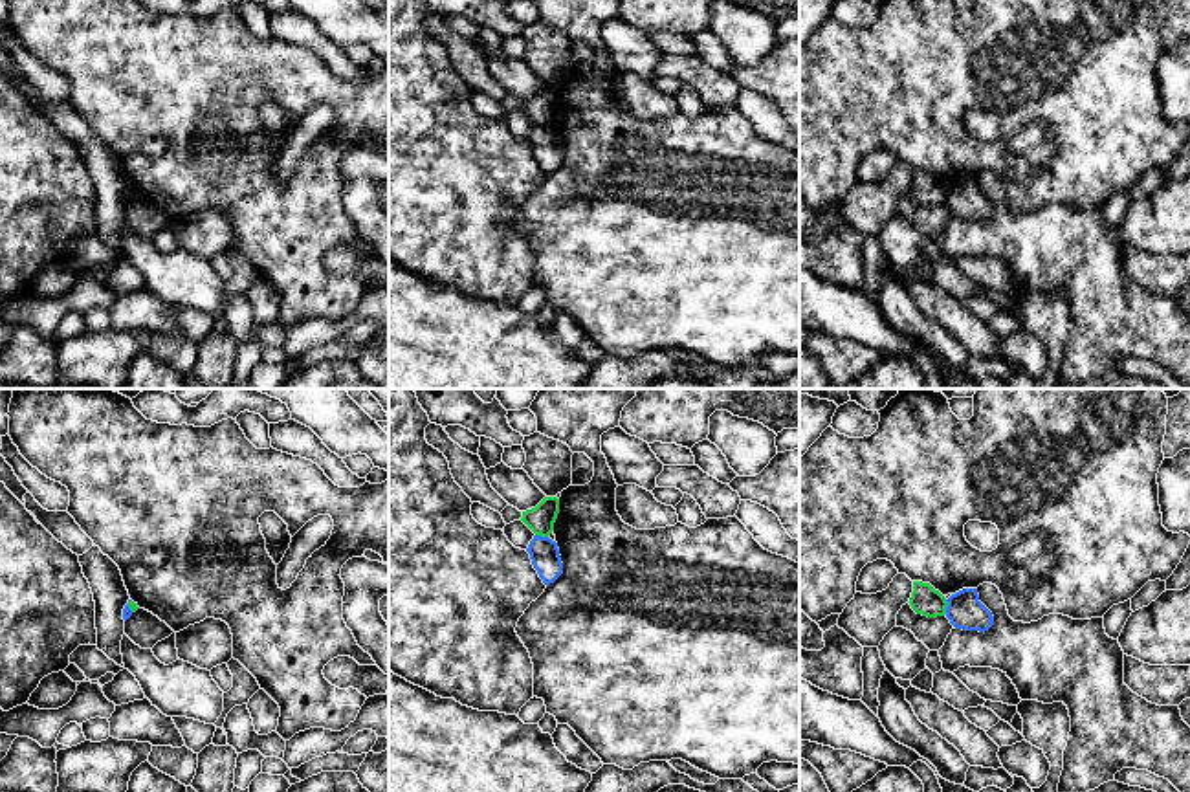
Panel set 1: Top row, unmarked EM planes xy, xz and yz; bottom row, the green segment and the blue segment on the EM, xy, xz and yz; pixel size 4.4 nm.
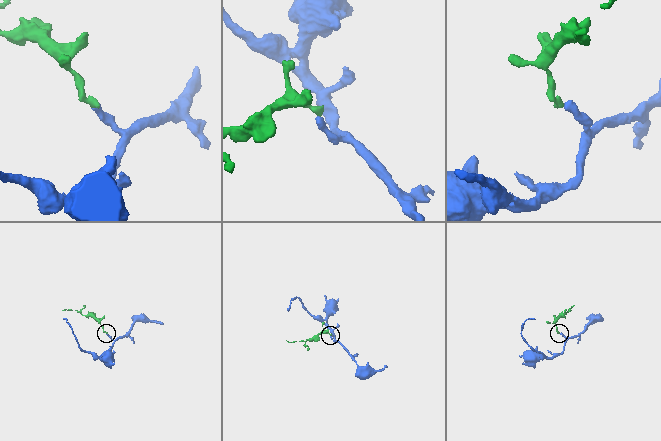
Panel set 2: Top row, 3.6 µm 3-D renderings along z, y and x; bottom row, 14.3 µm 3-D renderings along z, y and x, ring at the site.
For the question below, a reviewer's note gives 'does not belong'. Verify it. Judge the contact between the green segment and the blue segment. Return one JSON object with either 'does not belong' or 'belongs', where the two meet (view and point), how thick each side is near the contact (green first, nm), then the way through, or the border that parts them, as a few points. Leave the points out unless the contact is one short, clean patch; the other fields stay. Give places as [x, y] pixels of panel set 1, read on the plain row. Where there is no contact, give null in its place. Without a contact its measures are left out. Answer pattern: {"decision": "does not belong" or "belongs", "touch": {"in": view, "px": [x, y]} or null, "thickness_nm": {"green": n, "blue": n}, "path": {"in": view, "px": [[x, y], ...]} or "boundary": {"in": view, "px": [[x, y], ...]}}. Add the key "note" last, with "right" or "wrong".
{"decision": "does not belong", "touch": {"in": "yz", "px": [947, 195]}, "thickness_nm": {"green": 130, "blue": 160}, "boundary": {"in": "yz", "px": [[945, 189], [947, 202]]}, "note": "right"}

